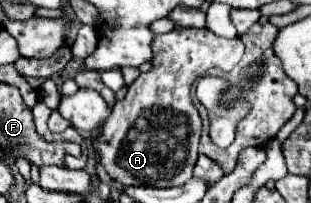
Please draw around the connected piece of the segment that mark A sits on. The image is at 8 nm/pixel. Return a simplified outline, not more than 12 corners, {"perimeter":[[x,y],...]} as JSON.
{"perimeter":[[176,28],[92,138],[118,184],[184,186],[202,120],[192,84],[240,36]]}

